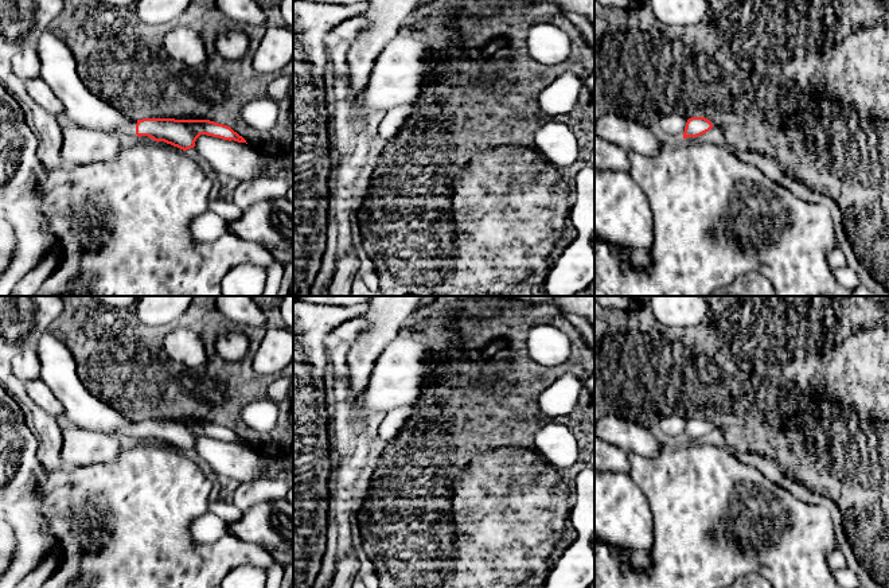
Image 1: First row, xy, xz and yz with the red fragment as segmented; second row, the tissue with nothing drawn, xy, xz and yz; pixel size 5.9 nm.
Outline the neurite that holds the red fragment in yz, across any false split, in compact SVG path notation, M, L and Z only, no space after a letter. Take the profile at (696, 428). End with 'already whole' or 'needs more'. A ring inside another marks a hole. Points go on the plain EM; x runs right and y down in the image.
M691 418L686 424L683 440L693 444L710 444L728 448L721 429L705 418Z; needs more

